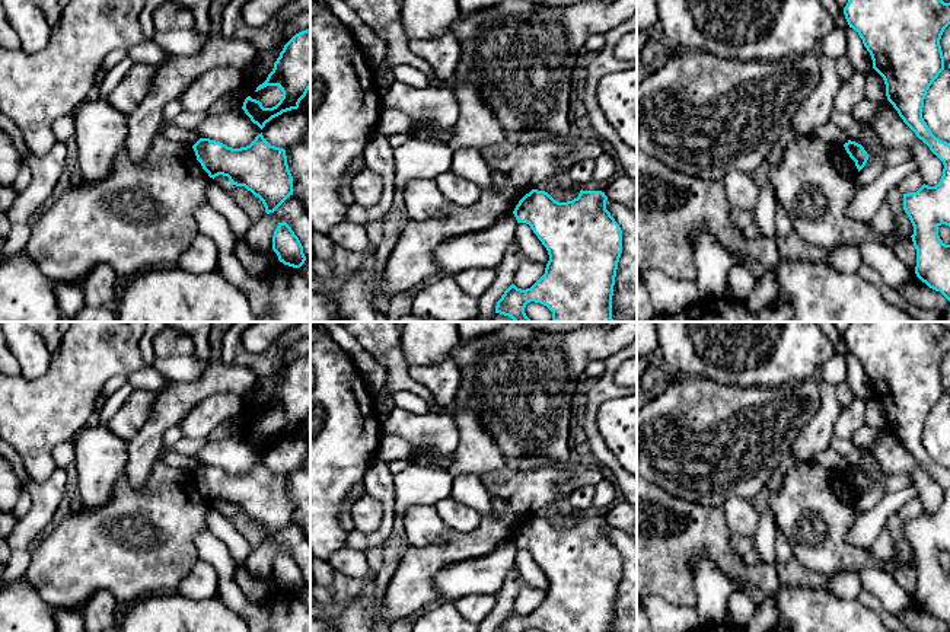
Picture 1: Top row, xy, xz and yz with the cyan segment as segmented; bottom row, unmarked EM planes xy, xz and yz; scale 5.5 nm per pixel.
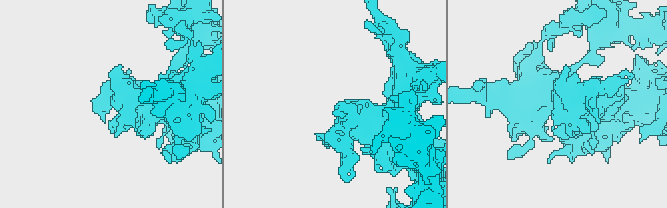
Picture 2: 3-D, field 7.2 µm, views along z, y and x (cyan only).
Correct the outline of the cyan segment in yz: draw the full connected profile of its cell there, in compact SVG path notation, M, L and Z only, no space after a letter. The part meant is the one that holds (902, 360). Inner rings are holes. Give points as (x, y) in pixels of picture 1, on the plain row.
M849 322L844 341L870 379L873 395L883 403L887 427L944 491L935 513L924 510L916 518L903 520L903 536L914 552L916 603L950 628L950 571L938 562L941 550L950 553L950 469L935 463L922 444L927 416L944 396L940 366L950 351L950 329L938 322Z

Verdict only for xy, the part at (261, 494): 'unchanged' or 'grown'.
unchanged

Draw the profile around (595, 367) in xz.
M592 360L584 368L584 379L593 382L605 371L605 361Z

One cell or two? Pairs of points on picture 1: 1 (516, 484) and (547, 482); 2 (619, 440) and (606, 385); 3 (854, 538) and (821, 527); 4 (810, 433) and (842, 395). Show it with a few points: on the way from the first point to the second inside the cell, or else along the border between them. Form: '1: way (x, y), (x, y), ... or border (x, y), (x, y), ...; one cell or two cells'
1: way (523, 484), (539, 484); one cell
2: border (621, 395), (606, 399), (599, 407), (601, 433); two cells
3: border (858, 516), (847, 540), (853, 545), (869, 548); two cells
4: border (835, 386), (835, 395), (841, 408); two cells

